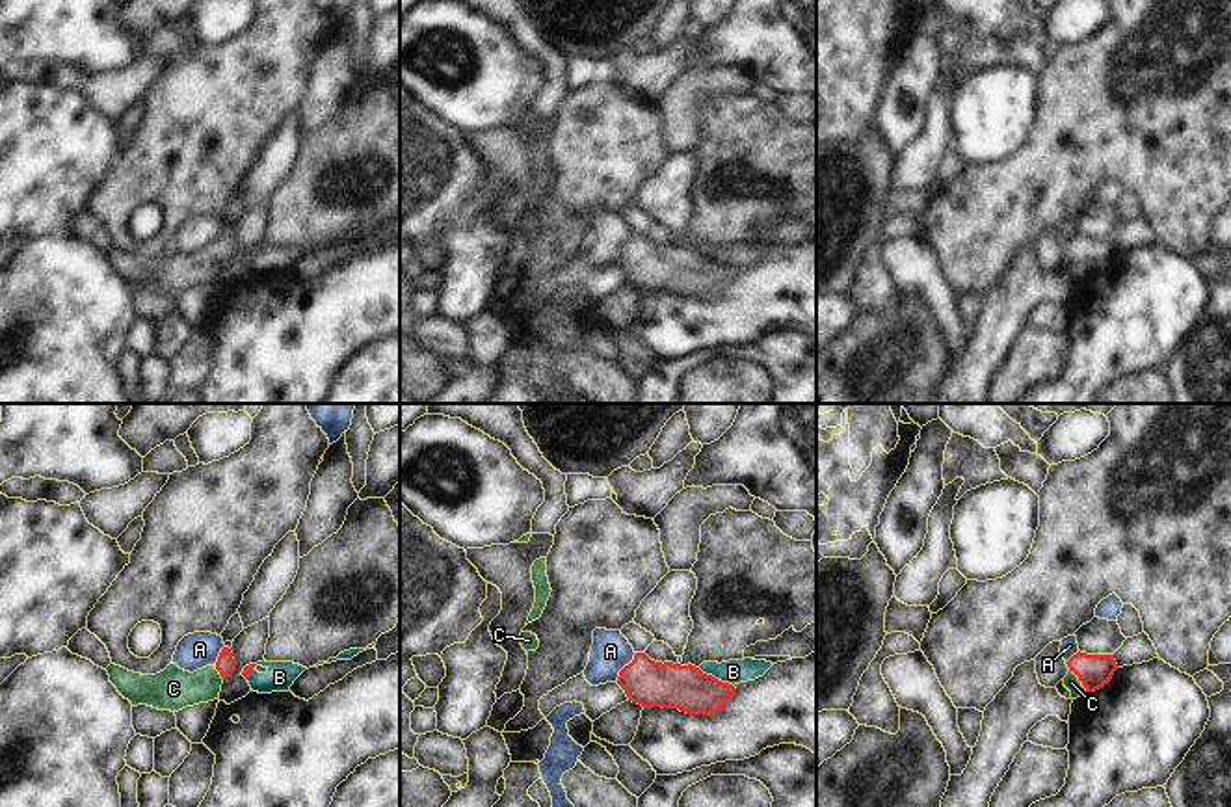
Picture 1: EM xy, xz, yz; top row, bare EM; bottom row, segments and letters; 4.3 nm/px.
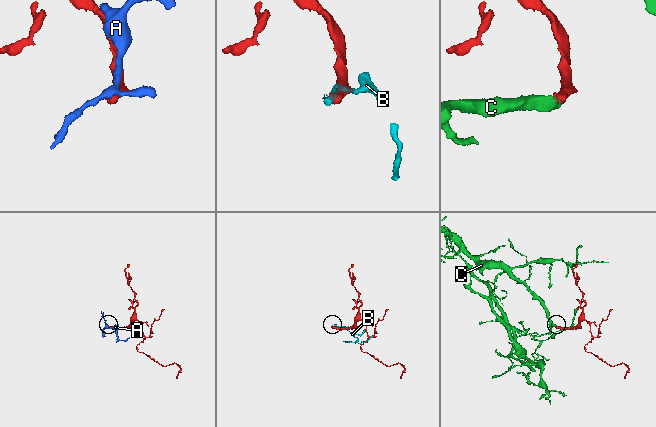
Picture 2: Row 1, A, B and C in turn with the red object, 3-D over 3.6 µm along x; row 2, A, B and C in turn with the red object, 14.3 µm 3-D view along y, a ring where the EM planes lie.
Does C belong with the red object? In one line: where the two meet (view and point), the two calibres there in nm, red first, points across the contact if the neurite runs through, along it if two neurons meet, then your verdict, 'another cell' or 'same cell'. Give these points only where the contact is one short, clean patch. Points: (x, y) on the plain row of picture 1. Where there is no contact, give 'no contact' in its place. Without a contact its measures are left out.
meets red in yz at (1079, 263); 150 nm thick on the red side, 70 nm on the other; runs through yz (1094, 255), (1079, 263), (1072, 266); same cell

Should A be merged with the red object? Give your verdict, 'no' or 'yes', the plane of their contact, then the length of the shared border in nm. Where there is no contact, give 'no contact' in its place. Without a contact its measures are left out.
no | xz | 160 nm

